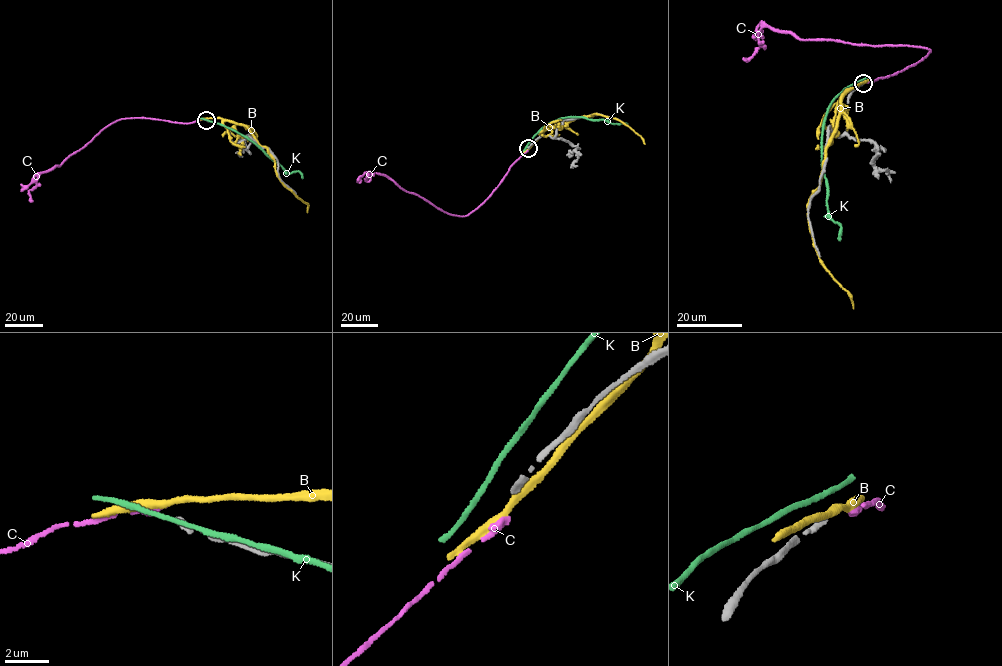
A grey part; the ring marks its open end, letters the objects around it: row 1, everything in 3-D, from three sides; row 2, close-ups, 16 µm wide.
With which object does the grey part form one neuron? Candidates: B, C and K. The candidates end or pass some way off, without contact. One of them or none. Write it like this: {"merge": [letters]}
{"merge": []}

